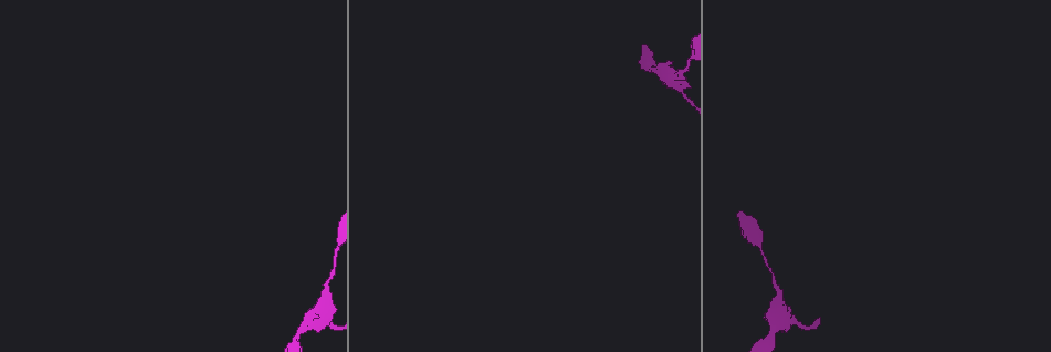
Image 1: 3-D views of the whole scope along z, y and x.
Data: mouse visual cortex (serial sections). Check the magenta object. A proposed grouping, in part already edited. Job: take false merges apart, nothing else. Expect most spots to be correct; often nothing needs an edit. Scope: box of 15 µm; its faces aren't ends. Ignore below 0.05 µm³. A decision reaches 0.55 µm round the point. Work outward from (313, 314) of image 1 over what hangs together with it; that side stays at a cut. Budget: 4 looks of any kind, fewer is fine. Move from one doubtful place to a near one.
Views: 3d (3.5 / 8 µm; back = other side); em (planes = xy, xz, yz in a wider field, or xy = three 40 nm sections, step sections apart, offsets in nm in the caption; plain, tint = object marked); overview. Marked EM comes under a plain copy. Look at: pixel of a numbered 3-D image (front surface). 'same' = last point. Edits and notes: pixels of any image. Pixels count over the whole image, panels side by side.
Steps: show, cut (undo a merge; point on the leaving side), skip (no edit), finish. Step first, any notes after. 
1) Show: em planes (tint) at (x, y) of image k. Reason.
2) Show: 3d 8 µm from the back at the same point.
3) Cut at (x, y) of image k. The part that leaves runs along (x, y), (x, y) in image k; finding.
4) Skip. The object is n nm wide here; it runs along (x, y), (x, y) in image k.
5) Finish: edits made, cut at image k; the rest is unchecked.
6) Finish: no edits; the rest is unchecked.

Show: 3d 8 µm at (328, 322) of image 1. Thick turns thin.

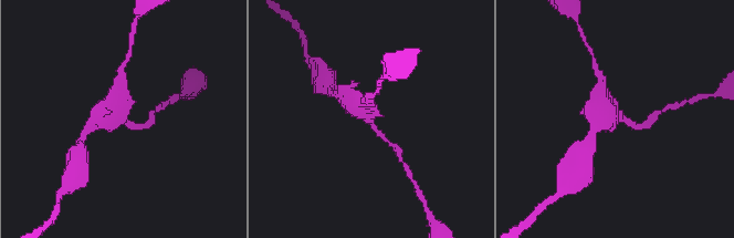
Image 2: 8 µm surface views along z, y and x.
Show: 3d 3.5 µm at (623, 117) of image 2.

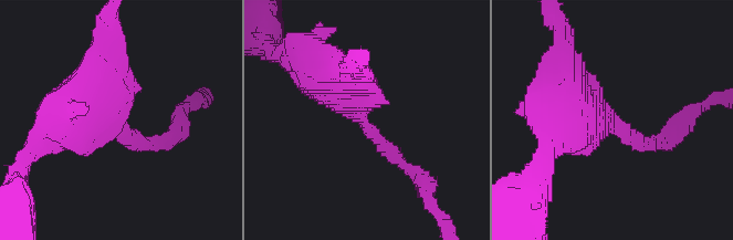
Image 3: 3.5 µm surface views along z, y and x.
Show: em xy step 3 (tint) at (358, 115) of image 3. The arms are 200, 600 nm wide; now the EM.

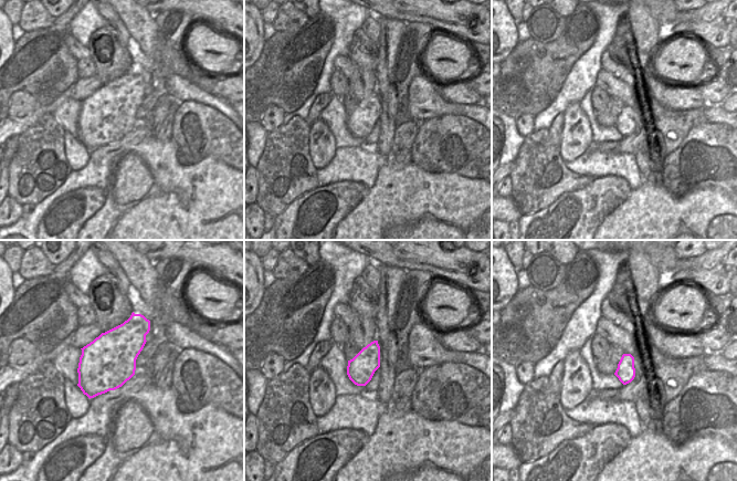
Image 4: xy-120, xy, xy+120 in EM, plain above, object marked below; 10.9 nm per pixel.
Skip. The object is 300 nm wide here; it runs along (318, 64), (366, 129), (407, 169) in image 3; continuous, no second cell.

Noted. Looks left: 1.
Show: 3d 3.5 µm at (296, 336) of image 1.

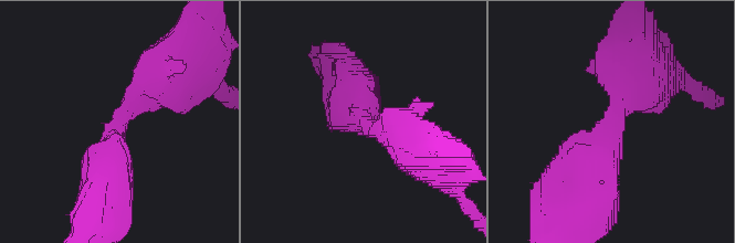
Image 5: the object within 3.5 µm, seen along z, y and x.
Skip. It runs along (625, 60), (607, 140), (562, 171) in image 5; one cell here.

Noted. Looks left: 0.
Finish: no edits; the rest is unchecked.

